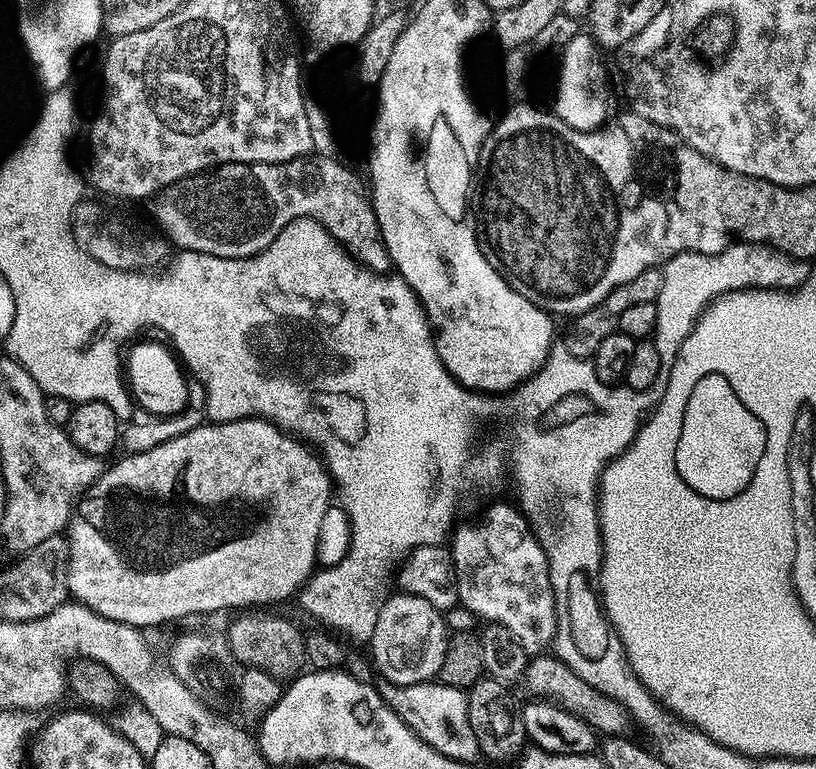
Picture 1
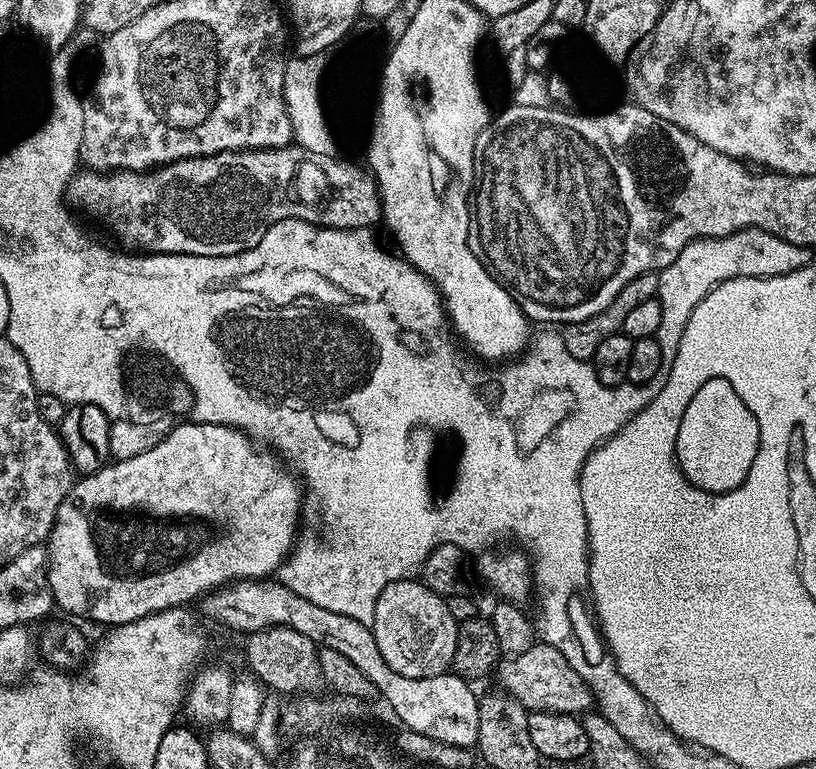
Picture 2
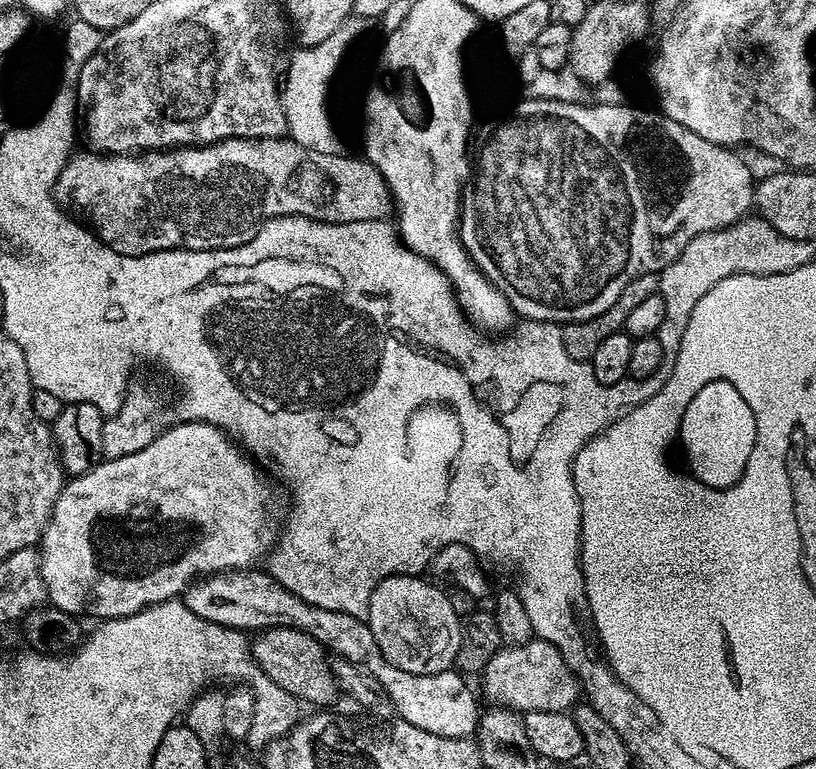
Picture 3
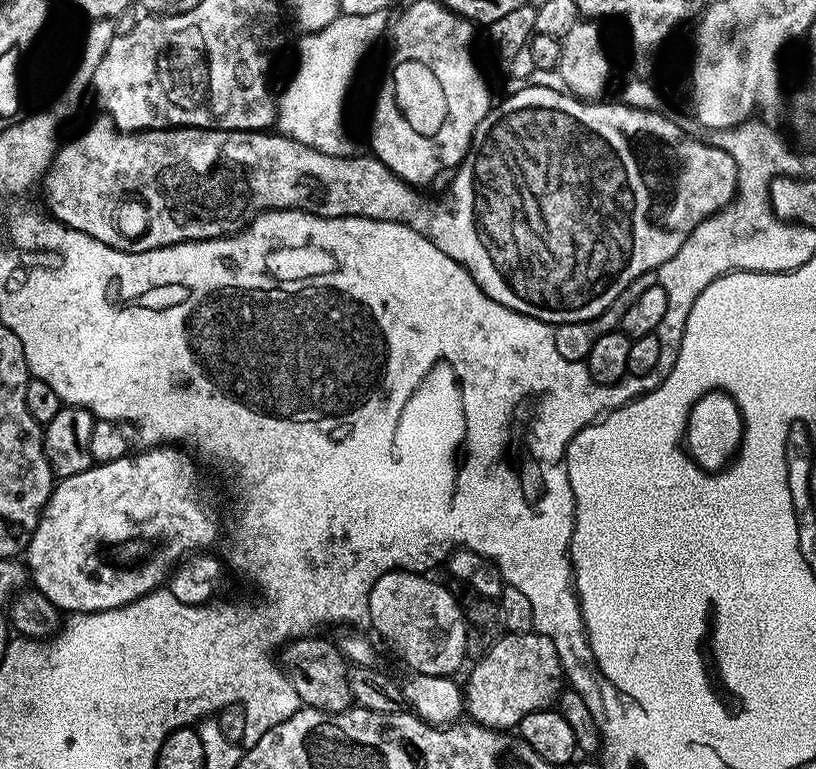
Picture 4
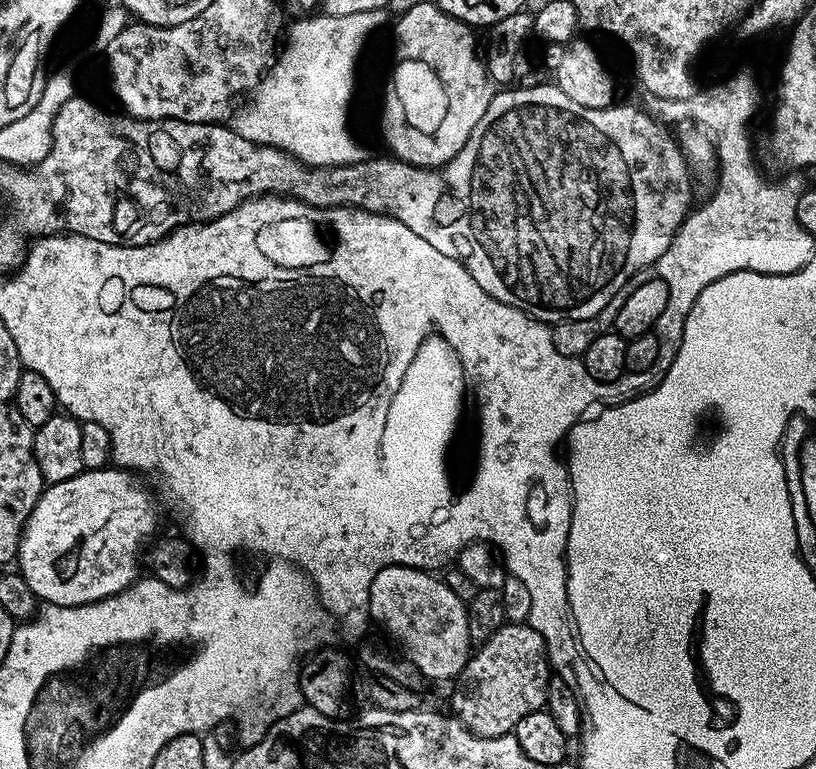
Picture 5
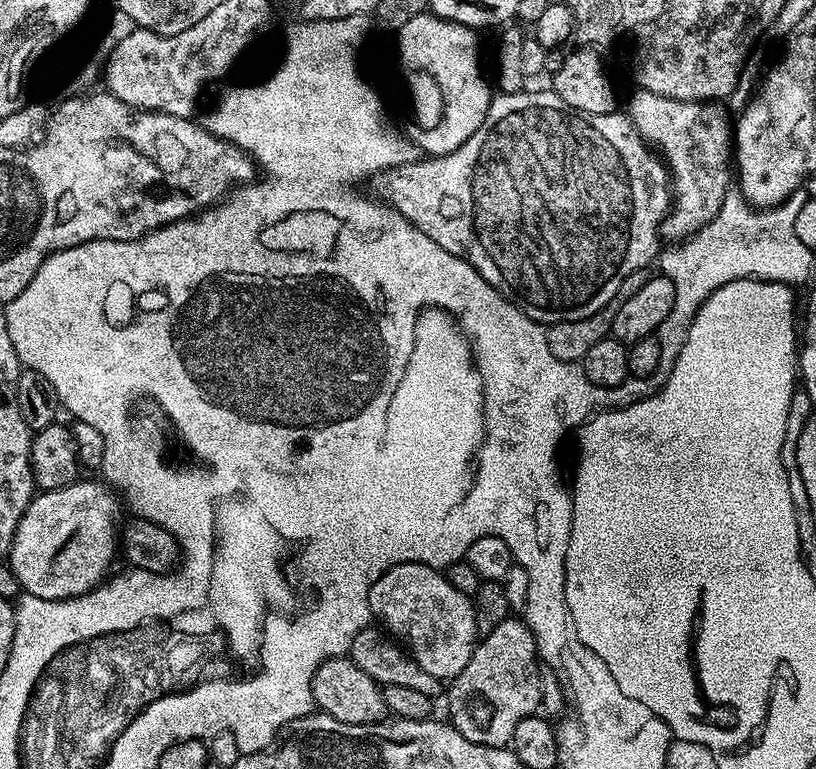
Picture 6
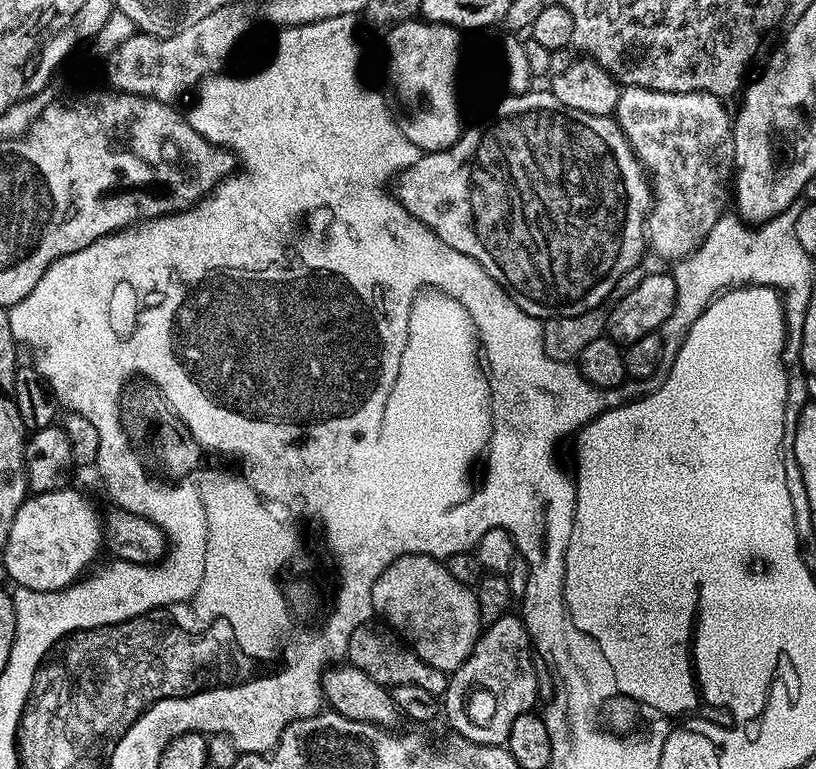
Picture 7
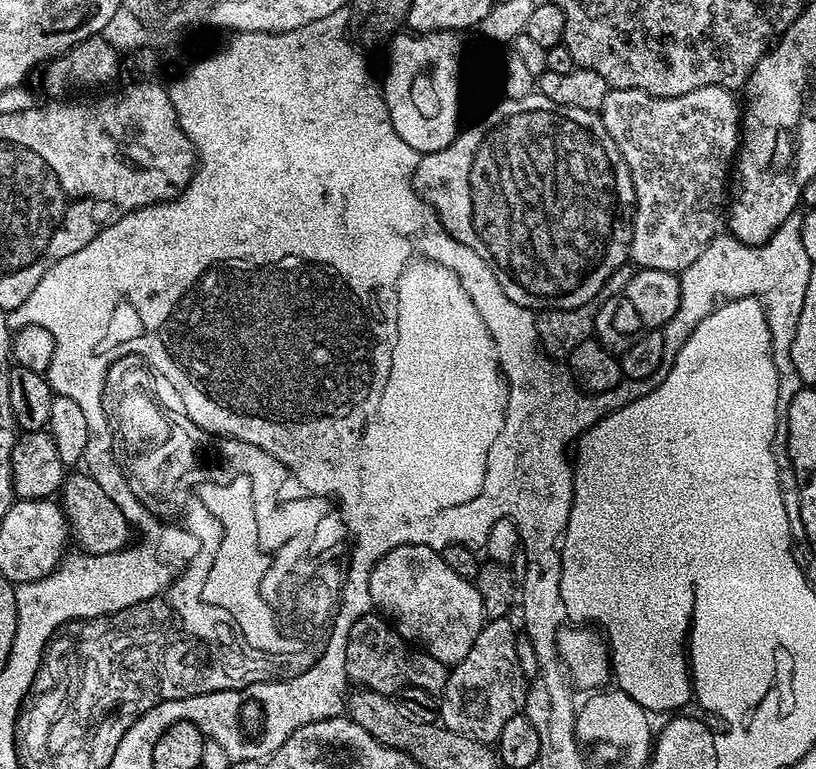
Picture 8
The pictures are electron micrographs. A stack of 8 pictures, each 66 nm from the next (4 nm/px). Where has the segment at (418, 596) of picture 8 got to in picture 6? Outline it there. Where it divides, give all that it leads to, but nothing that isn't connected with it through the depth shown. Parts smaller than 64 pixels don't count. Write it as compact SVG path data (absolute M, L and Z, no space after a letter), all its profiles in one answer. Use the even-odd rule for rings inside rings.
M406 562L387 568L370 590L373 617L422 666L442 682L450 682L470 662L478 643L476 609L470 596L455 588L443 571L428 564Z

